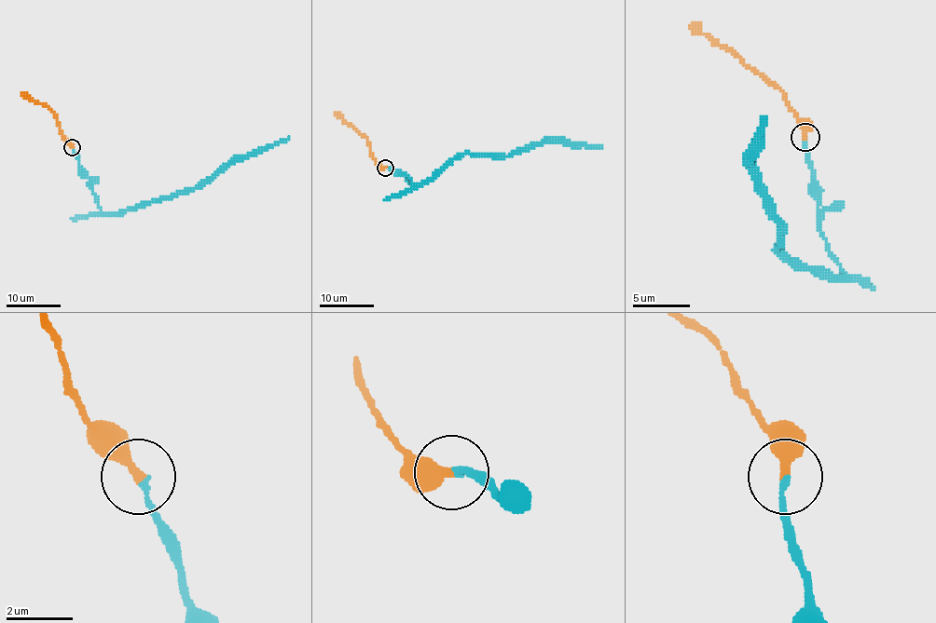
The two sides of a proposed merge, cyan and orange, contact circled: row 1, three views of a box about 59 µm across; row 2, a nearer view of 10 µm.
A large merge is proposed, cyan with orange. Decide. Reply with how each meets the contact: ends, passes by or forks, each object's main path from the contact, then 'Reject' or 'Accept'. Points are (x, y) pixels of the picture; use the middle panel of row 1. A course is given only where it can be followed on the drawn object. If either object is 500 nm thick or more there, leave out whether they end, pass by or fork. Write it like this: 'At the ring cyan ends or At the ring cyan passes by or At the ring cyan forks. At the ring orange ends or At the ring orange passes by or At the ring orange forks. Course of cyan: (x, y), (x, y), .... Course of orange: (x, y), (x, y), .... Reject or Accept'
At the ring cyan ends. At the ring orange ends. Course of cyan: (386, 168), (405, 173), (413, 183), (421, 185), (464, 154), (511, 155), (546, 142), (584, 143), (602, 148). Course of orange: (386, 168), (374, 159), (368, 141), (334, 113). Accept

